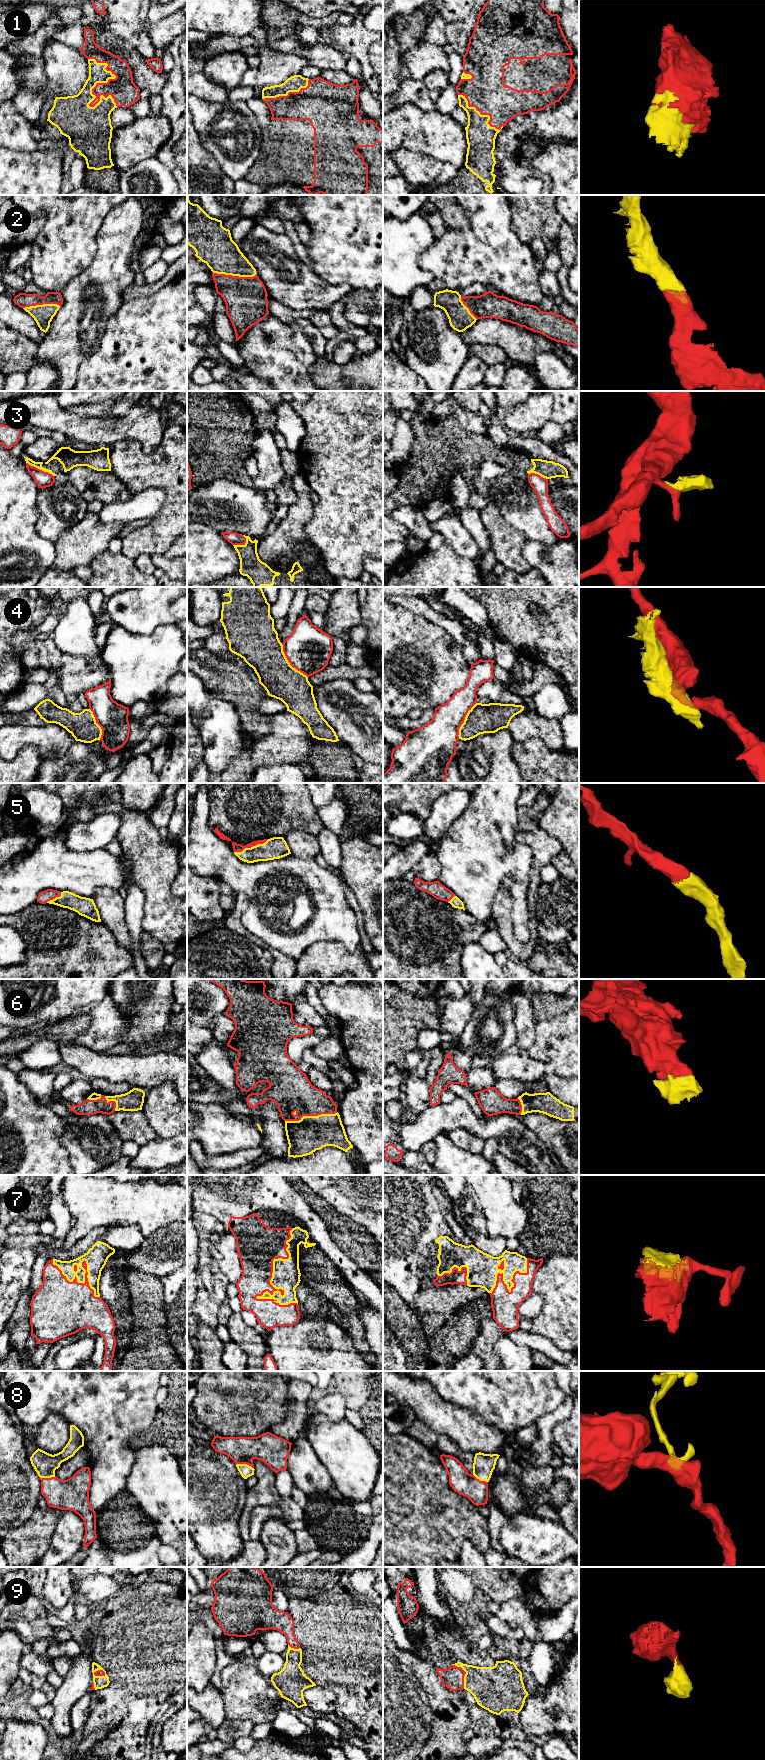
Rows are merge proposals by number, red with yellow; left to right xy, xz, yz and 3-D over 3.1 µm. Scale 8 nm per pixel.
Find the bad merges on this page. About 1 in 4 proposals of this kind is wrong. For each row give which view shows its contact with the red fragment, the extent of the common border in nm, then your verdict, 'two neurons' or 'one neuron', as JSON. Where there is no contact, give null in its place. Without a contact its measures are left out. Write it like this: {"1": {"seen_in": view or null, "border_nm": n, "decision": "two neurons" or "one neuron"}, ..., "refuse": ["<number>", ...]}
{"1": {"seen_in": "xy", "border_nm": 460, "decision": "one neuron"}, "2": {"seen_in": "xz", "border_nm": 340, "decision": "one neuron"}, "3": {"seen_in": "xy", "border_nm": 260, "decision": "two neurons"}, "4": {"seen_in": "xz", "border_nm": 360, "decision": "two neurons"}, "5": {"seen_in": "xz", "border_nm": 300, "decision": "one neuron"}, "6": {"seen_in": "xz", "border_nm": 440, "decision": "one neuron"}, "7": {"seen_in": "xz", "border_nm": 650, "decision": "one neuron"}, "8": {"seen_in": "xz", "border_nm": 150, "decision": "one neuron"}, "9": {"seen_in": "yz", "border_nm": 220, "decision": "one neuron"}, "refuse": ["3", "4"]}

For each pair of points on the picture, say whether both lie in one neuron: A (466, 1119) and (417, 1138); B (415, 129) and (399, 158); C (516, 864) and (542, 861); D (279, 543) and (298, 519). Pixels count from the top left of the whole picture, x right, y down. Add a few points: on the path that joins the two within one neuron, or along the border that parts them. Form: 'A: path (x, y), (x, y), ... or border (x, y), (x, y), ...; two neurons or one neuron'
A: path (454, 1119), (436, 1119), (429, 1126); one neuron
B: border (393, 150), (404, 147), (426, 155); two neurons
C: border (519, 842), (527, 845), (532, 853), (527, 885); two neurons
D: path (285, 537), (293, 525); one neuron

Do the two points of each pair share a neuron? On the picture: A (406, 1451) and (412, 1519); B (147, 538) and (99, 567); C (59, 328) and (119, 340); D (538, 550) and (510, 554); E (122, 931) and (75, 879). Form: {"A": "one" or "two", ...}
{"A": "one", "B": "two", "C": "two", "D": "two", "E": "two"}

